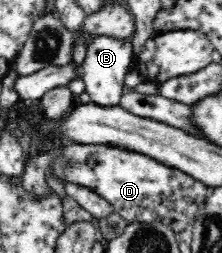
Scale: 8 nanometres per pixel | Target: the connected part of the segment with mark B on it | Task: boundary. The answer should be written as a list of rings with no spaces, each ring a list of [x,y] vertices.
[[[97,35],[88,37],[86,45],[86,56],[81,66],[82,79],[85,88],[93,103],[101,106],[111,106],[121,104],[124,94],[125,74],[128,72],[132,62],[133,45],[130,38],[117,39],[109,35]]]

